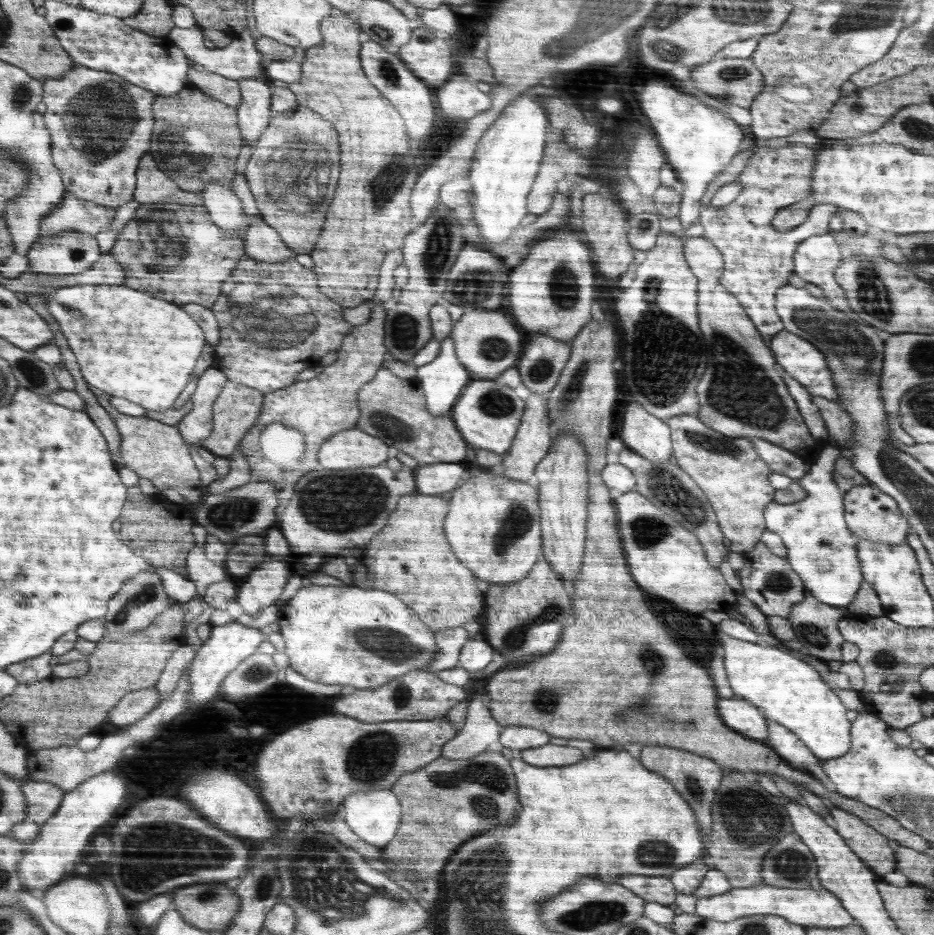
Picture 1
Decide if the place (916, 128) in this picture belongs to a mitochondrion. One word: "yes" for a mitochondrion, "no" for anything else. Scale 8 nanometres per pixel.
yes

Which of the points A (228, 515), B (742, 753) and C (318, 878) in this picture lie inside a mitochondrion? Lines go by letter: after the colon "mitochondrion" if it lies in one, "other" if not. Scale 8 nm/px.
A: mitochondrion
B: other
C: mitochondrion

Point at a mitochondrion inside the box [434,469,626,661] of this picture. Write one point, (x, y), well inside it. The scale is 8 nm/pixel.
(512, 641)

